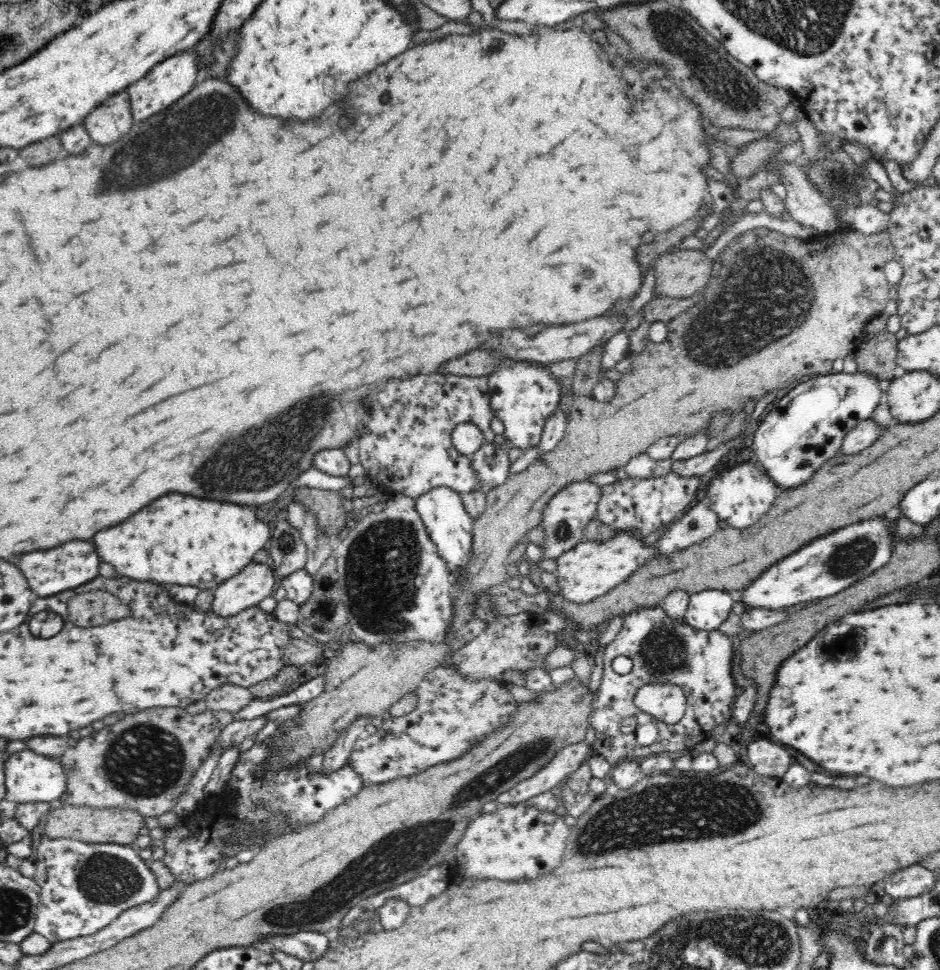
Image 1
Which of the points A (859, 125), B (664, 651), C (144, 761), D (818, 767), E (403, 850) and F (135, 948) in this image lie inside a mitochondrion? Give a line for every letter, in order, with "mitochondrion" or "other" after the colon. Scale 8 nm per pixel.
A: other
B: mitochondrion
C: mitochondrion
D: other
E: mitochondrion
F: other

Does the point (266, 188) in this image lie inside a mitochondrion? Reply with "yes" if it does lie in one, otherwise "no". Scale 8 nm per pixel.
no

